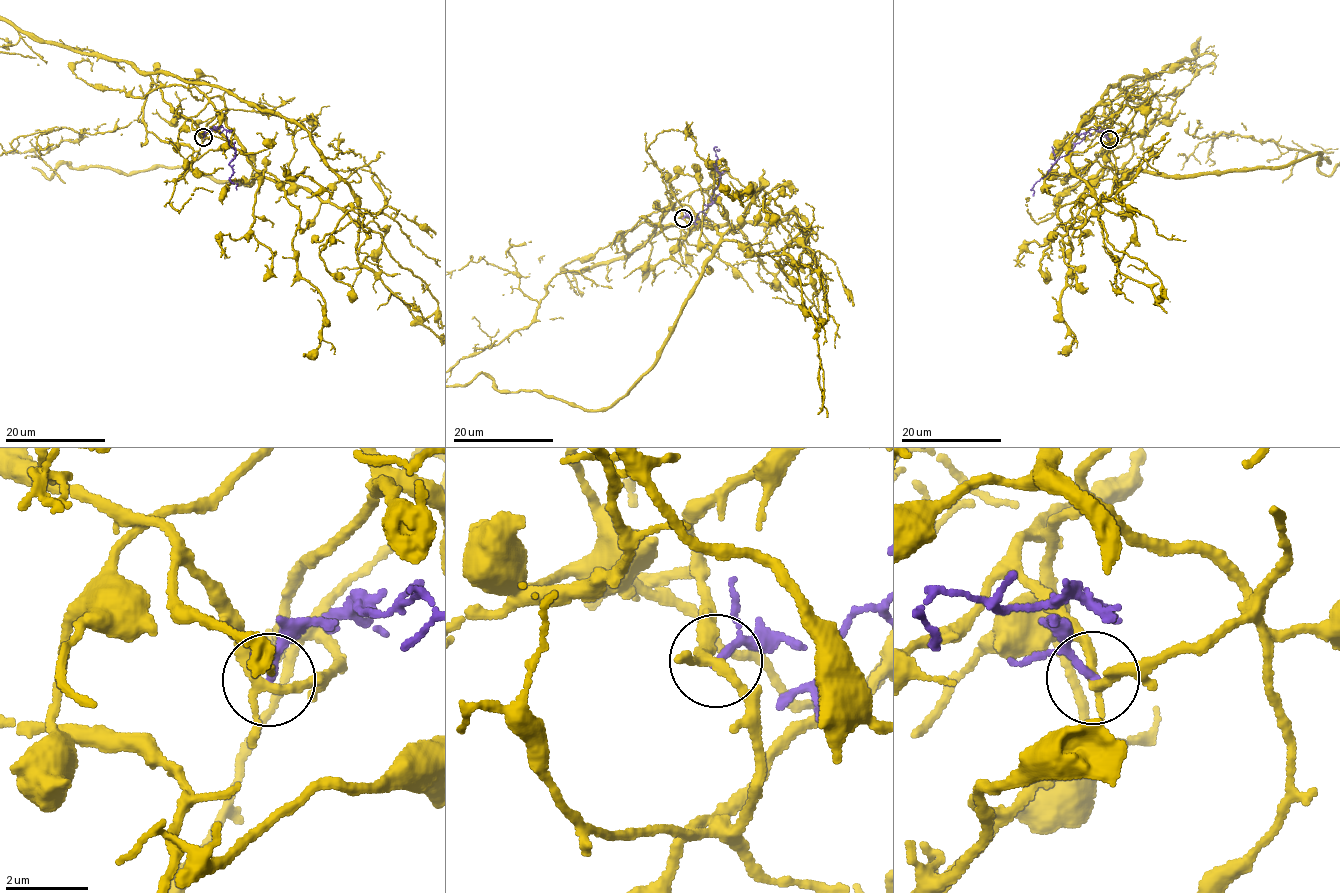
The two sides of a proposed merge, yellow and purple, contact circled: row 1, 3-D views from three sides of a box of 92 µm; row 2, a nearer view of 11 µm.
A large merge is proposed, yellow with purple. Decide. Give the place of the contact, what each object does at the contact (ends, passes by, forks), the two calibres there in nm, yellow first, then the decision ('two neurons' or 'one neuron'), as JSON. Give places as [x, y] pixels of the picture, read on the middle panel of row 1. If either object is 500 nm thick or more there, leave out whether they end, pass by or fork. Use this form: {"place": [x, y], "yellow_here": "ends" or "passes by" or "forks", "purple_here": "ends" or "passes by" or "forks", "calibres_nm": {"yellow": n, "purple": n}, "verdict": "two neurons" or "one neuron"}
{"place": [683, 218], "yellow_here": "forks", "purple_here": "passes by", "calibres_nm": {"yellow": 200, "purple": 130}, "verdict": "two neurons"}

